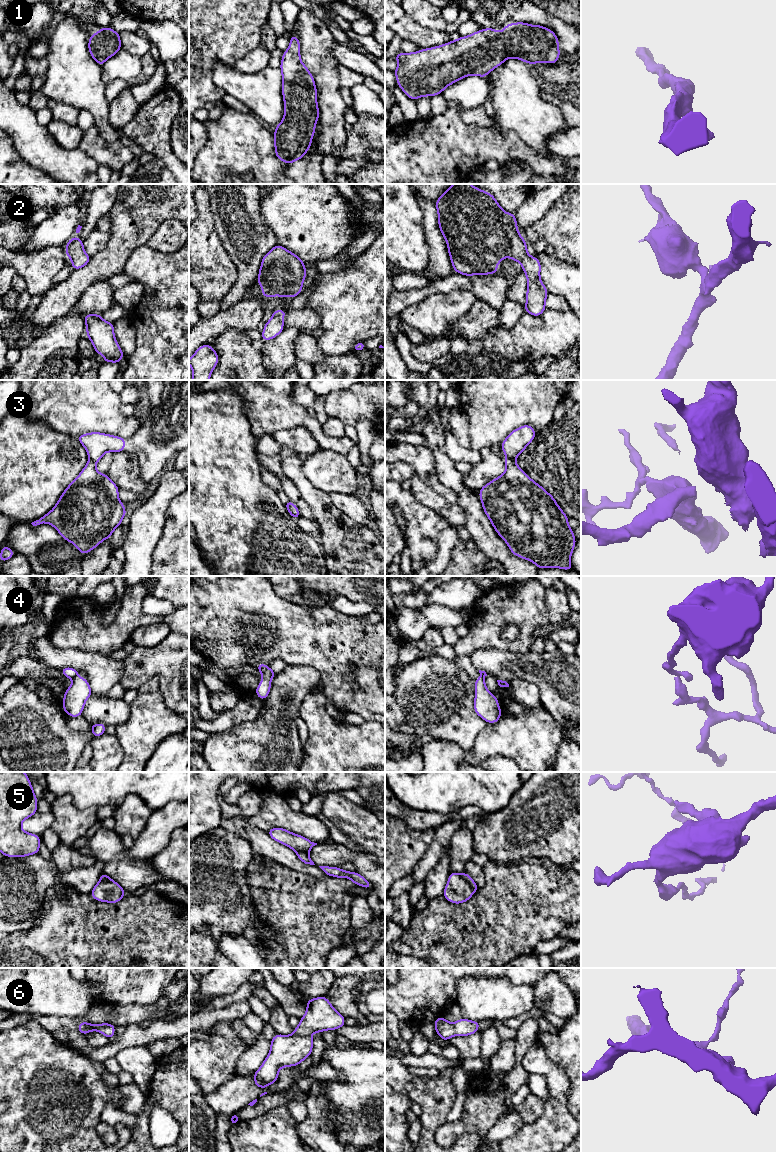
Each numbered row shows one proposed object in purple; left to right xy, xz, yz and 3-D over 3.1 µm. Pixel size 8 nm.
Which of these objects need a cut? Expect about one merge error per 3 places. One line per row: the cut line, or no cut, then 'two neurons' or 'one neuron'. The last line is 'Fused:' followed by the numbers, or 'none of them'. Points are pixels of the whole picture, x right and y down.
1: no cut | one neuron
2: no cut | one neuron
3: xy (89, 458), (95, 463) | two neurons
4: xy (77, 674), (72, 678) | two neurons
5: yz (461, 875), (474, 891) | two neurons
6: no cut | one neuron
Fused: 3, 4, 5

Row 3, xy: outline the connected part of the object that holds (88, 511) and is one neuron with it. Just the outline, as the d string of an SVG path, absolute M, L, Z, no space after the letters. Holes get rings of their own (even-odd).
M89 459L55 507L31 524L51 524L85 555L103 540L110 539L127 514L118 492L117 485L107 474L99 473L96 463Z

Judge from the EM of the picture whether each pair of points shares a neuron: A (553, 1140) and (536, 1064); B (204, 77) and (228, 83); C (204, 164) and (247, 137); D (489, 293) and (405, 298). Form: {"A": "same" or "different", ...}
{"A": "same", "B": "different", "C": "same", "D": "same"}

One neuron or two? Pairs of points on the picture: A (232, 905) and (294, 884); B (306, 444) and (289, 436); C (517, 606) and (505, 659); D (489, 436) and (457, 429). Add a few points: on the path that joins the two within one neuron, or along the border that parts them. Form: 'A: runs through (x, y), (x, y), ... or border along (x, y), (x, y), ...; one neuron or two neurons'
A: border along (244, 876), (249, 889), (254, 919); two neurons
B: runs through (302, 442), (298, 438), (293, 438); one neuron
C: border along (484, 649), (516, 653), (529, 650); two neurons
D: border along (461, 409), (467, 417), (468, 436), (471, 447); two neurons

